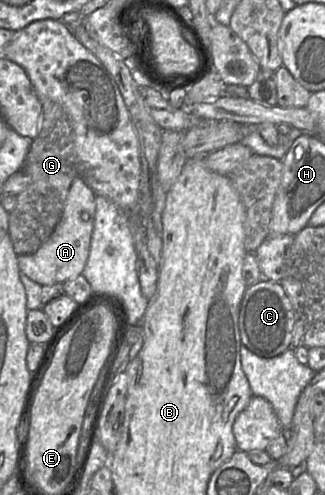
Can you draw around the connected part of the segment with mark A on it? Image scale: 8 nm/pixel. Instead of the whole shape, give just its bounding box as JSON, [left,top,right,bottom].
[17,175,95,286]

